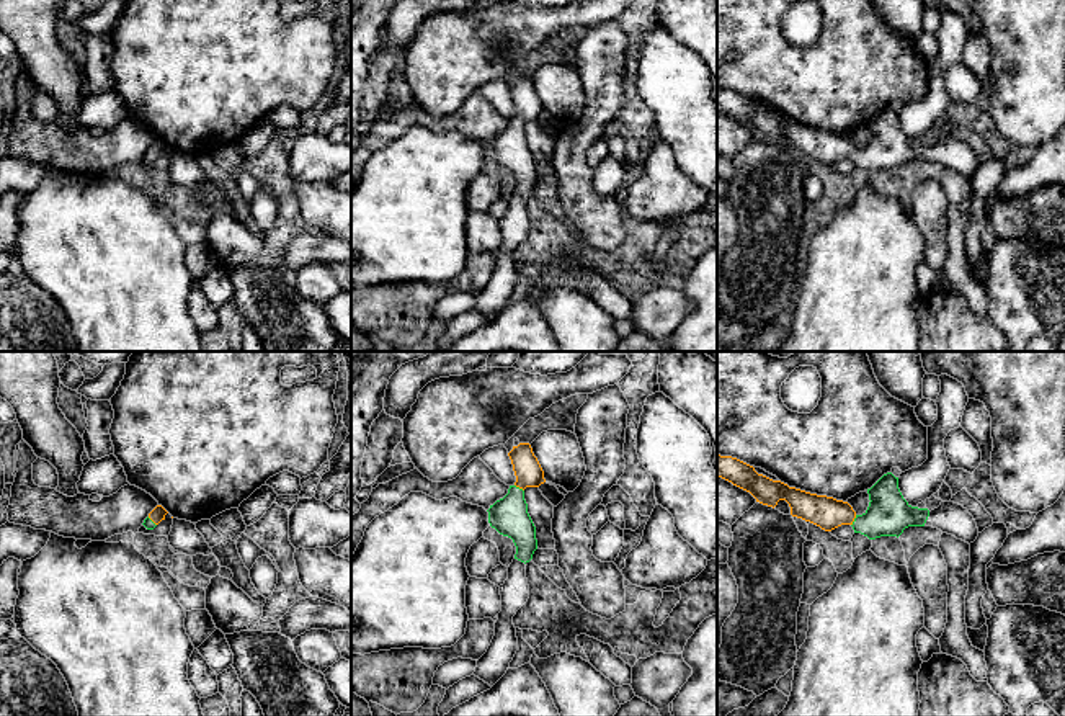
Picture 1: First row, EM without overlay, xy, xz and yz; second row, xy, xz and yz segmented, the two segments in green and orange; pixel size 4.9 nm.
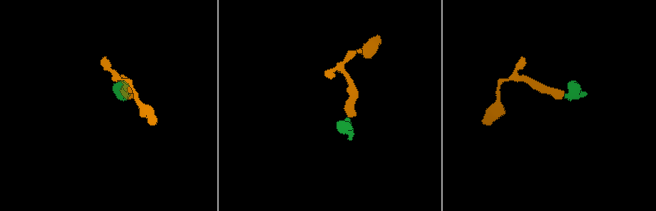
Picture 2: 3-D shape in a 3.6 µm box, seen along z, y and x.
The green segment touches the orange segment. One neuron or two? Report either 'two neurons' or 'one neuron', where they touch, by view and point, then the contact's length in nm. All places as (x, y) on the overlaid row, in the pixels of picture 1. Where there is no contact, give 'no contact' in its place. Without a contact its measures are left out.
one neuron; contact yz (855, 520); length 60 nm

